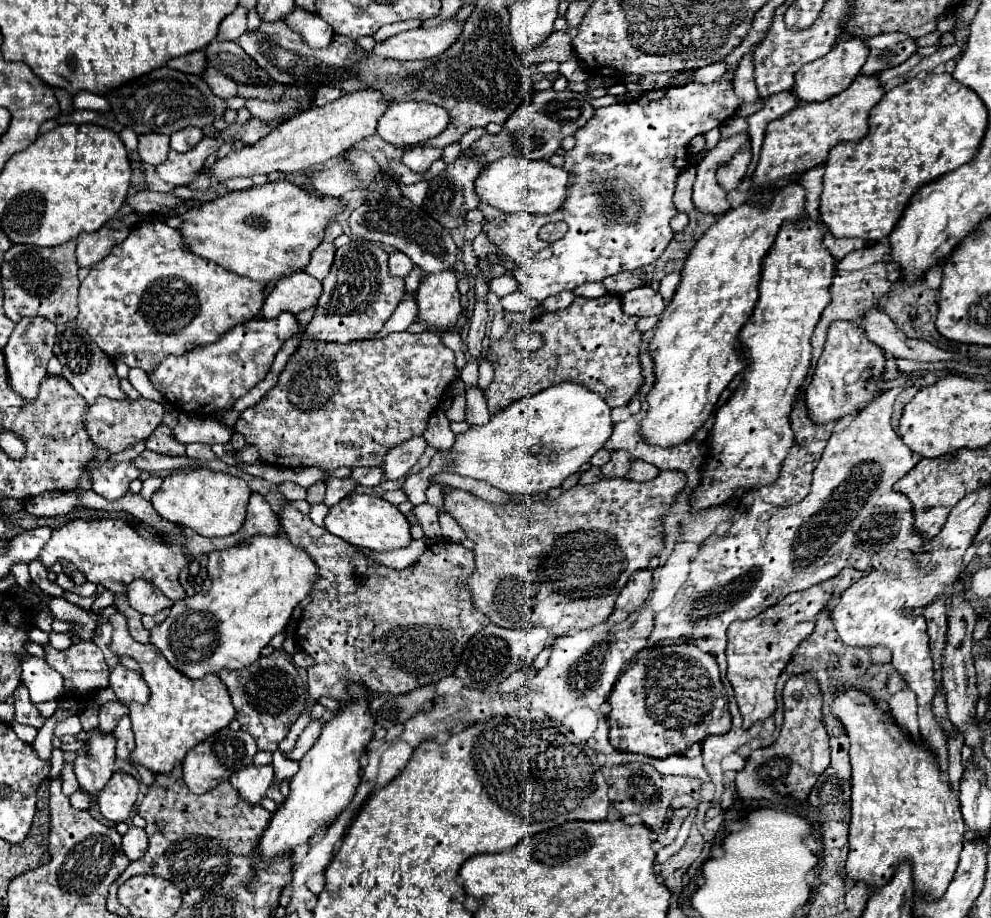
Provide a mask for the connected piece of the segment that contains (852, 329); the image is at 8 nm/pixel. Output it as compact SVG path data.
M834 321L828 329L824 351L818 359L812 381L806 387L806 409L810 419L818 425L826 425L870 405L880 395L880 387L884 383L884 363L884 351L866 339L866 333L858 323Z

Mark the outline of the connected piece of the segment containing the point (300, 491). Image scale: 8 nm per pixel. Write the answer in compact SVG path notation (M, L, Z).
M284 481L280 483L278 487L278 493L286 499L286 501L294 501L294 499L306 499L306 489L300 487L298 483L292 483L292 481Z

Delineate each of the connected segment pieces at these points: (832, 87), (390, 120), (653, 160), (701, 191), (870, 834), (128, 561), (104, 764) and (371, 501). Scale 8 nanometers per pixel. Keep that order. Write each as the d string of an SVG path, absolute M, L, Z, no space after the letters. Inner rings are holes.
M848 37L848 39L840 39L830 53L826 53L822 59L816 59L814 63L806 63L806 67L802 67L796 73L796 83L794 83L794 95L800 101L824 101L840 91L844 91L854 77L860 73L862 65L866 63L870 49L866 45L866 37Z
M422 101L392 103L378 121L378 135L396 145L406 147L440 135L450 123L444 107Z
M720 77L718 81L708 85L690 81L680 87L662 87L646 91L640 99L632 103L616 103L610 107L596 109L594 117L582 129L576 131L576 147L568 151L564 157L564 169L576 175L564 205L552 215L516 213L508 215L508 219L502 225L490 225L486 221L482 223L482 231L490 237L490 241L494 241L508 257L516 261L518 267L514 271L514 277L518 279L518 289L530 295L532 299L542 301L550 295L576 289L582 283L602 281L608 275L632 271L658 259L674 235L670 227L670 219L676 215L676 207L672 203L674 181L680 175L680 171L688 165L690 139L718 127L728 117L732 117L738 107L740 99L734 95L732 79ZM550 221L568 223L568 233L554 243L542 241L538 237L540 227ZM540 249L550 249L552 257L546 261L532 261L530 257L536 255Z
M738 133L732 137L720 139L718 145L714 149L710 149L706 153L706 157L702 157L702 161L698 163L694 197L692 197L696 209L714 213L714 215L722 215L724 211L728 211L730 205L726 201L726 193L720 189L720 185L716 181L716 169L722 163L726 163L726 159L732 159L746 141L748 141L748 133Z
M858 691L840 693L834 699L834 715L846 727L850 737L850 763L852 763L852 819L850 819L850 853L846 859L846 877L854 883L862 881L870 891L884 887L902 863L912 865L912 881L916 895L924 899L938 899L946 893L958 855L964 845L964 819L956 793L940 779L934 753L924 745L910 741L890 715L882 713L876 703Z
M252 493L249 499L248 519L240 527L238 533L230 537L214 537L206 539L204 535L198 535L196 531L190 531L188 527L182 527L182 537L186 543L170 543L170 539L158 535L162 541L146 539L142 537L132 523L126 523L122 519L98 519L98 521L84 521L84 519L70 519L62 527L54 529L52 539L44 545L40 551L40 561L46 567L52 567L54 561L64 559L66 563L72 563L80 573L86 575L86 581L100 583L106 589L114 593L126 595L128 583L140 577L156 577L158 589L164 593L172 593L172 601L184 599L186 591L180 583L180 571L190 567L190 555L194 555L194 563L200 561L200 557L208 551L220 551L236 545L242 539L248 539L252 535L274 535L278 531L278 519L272 513L268 501L260 493Z
M96 729L86 731L88 735L88 751L74 761L74 773L78 777L78 783L88 793L98 795L98 791L108 783L110 775L114 773L114 747L116 739L114 735L102 735Z
M352 493L344 497L338 505L330 507L330 513L324 519L324 527L332 535L348 541L350 545L366 547L372 551L400 549L412 541L408 519L392 503L384 501L382 497L366 495L366 493Z

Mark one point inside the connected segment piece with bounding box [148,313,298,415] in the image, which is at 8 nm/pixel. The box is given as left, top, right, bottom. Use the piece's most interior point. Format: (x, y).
(206, 380)

